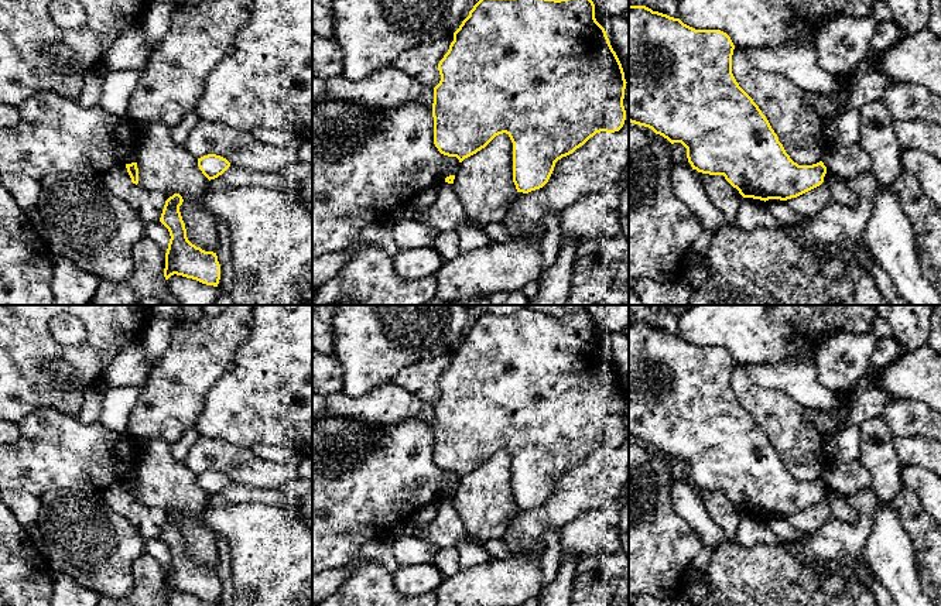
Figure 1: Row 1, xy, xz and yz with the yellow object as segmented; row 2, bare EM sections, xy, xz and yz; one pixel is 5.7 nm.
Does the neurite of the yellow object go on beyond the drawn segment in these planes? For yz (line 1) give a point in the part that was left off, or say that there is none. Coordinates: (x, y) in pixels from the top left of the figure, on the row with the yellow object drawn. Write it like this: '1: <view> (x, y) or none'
1: none

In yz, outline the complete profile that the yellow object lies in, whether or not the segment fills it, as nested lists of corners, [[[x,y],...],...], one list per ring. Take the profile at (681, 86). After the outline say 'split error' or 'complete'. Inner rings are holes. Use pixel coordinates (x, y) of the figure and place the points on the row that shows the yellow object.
[[[629,6],[629,121],[681,143],[692,170],[723,175],[743,198],[797,198],[824,182],[822,161],[798,165],[732,73],[735,45],[721,30],[695,30],[680,18]]]; complete

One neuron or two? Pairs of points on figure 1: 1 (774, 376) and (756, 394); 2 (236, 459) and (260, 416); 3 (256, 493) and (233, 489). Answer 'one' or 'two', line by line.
1: two
2: two
3: one

